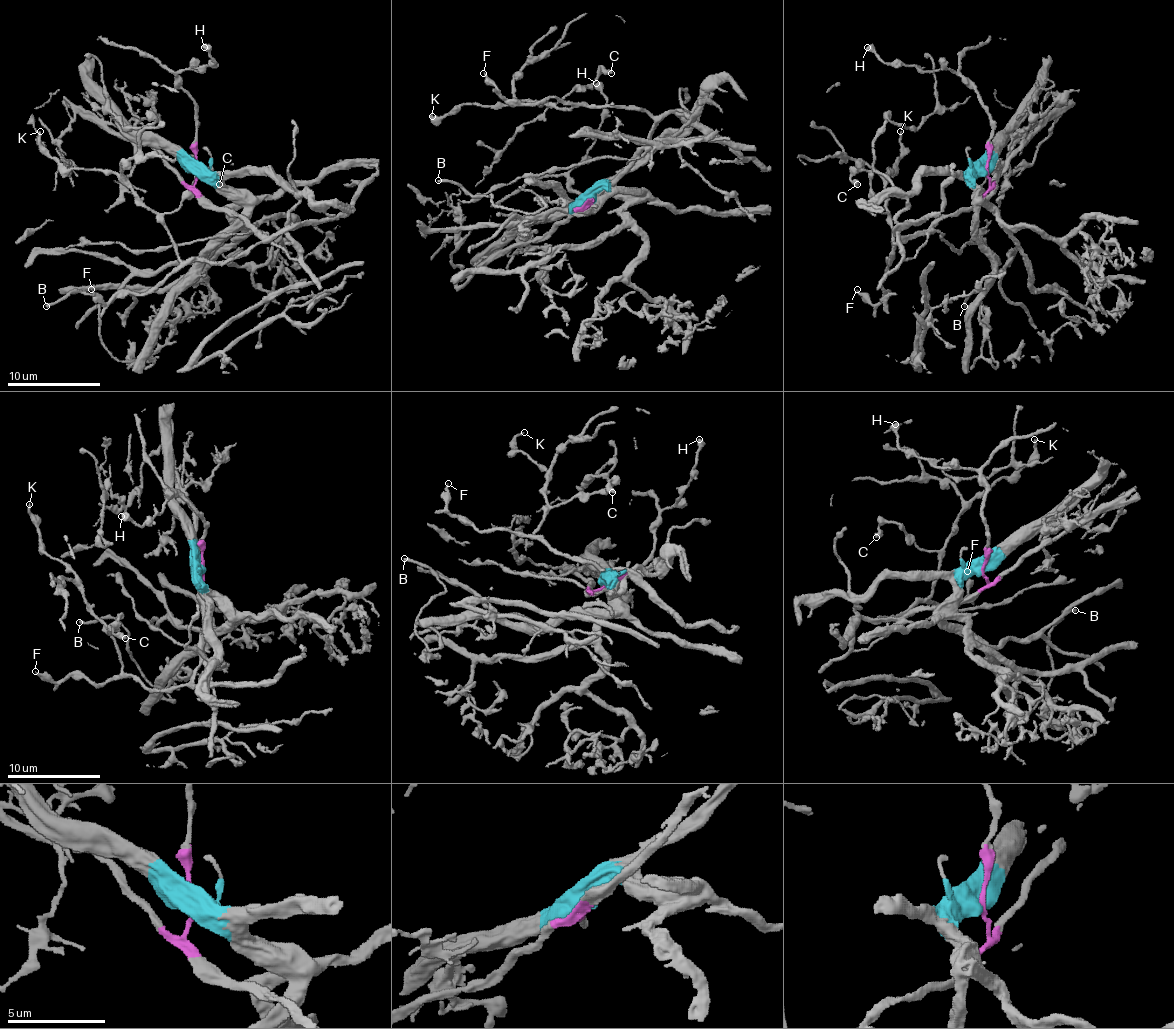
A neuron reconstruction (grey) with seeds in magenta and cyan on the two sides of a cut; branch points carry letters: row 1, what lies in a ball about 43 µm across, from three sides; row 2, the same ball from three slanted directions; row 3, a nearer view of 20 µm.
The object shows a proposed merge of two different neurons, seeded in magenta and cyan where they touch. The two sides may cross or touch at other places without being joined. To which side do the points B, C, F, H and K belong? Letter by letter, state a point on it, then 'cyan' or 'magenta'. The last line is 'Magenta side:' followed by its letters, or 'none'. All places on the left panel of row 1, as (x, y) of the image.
B: place (46, 306); cyan
C: place (219, 184); magenta
F: place (91, 289); magenta
H: place (204, 47); magenta
K: place (40, 131); magenta
Magenta side: C, F, H, K

